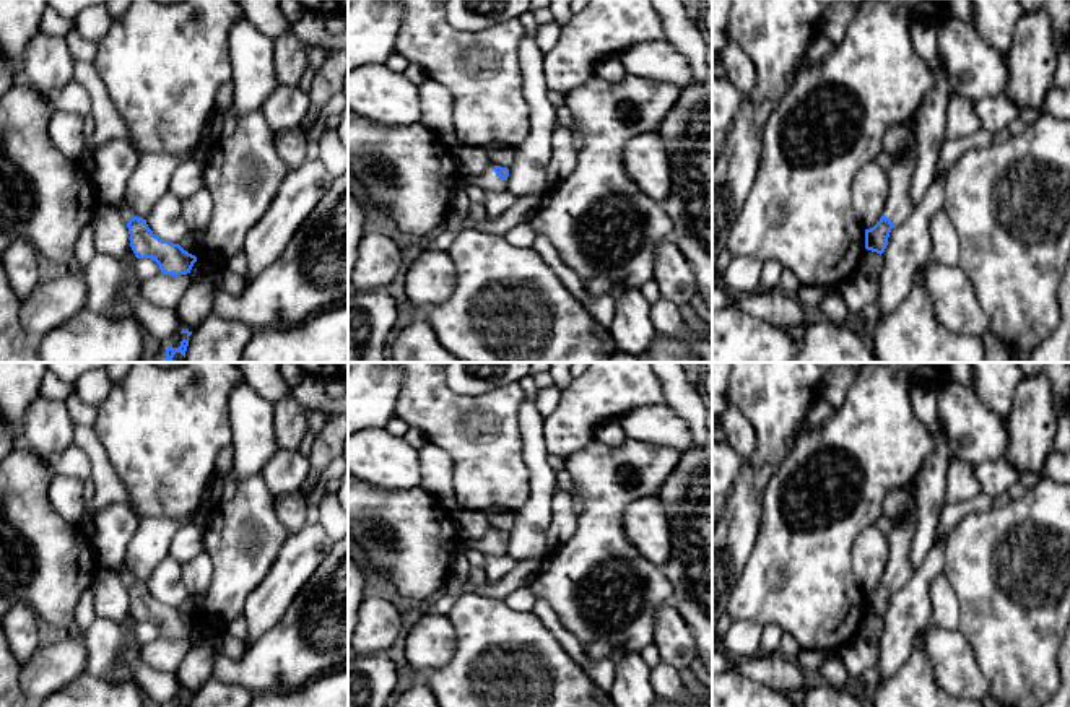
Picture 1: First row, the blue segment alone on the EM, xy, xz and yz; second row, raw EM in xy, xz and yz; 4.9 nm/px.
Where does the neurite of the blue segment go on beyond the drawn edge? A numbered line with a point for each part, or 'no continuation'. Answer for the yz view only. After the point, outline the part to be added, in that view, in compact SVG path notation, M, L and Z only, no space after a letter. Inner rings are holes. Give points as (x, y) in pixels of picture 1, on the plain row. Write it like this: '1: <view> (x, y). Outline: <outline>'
1: yz (898, 569). Outline: M907 483L904 489L911 501L909 509L907 514L893 527L888 536L889 556L886 570L881 577L881 580L889 582L894 588L899 588L912 572L907 562L907 554L916 531L916 505L912 502L912 483Z

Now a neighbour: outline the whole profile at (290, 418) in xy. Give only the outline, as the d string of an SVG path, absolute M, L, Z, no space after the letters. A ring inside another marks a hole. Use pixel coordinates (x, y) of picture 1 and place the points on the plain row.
M286 397L273 405L273 427L281 450L296 450L309 429L307 418L314 411L294 397Z

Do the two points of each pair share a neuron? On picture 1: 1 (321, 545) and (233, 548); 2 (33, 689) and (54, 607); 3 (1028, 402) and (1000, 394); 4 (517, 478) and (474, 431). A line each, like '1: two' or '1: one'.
1: two
2: two
3: two
4: one

